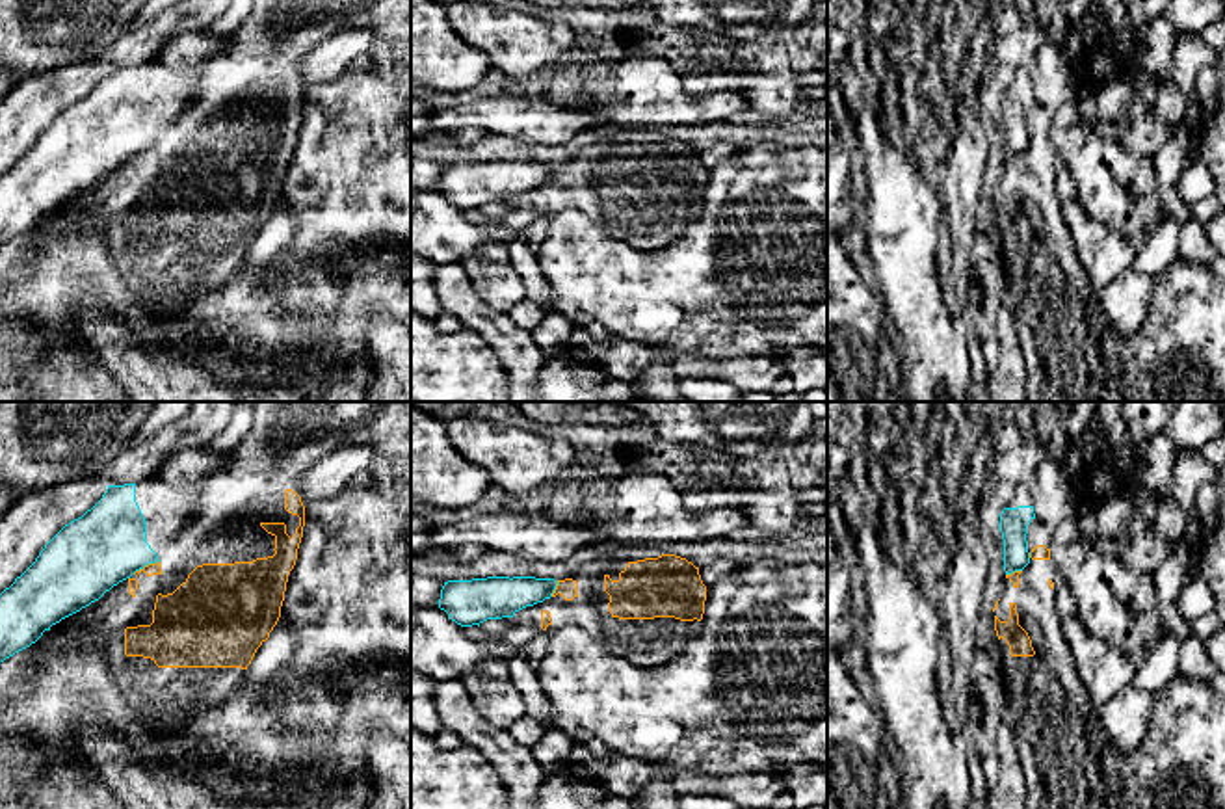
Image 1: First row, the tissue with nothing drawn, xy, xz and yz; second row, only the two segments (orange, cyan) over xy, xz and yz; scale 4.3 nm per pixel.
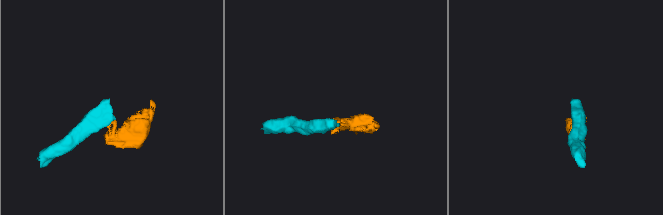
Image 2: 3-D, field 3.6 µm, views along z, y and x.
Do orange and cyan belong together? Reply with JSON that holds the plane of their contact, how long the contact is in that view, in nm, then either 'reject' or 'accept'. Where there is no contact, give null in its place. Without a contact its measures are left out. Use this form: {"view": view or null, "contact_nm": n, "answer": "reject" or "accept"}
{"view": "xy", "contact_nm": 130, "answer": "reject"}

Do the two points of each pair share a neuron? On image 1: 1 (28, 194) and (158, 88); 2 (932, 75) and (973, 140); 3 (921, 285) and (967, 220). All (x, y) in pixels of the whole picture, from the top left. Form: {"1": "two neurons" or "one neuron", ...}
{"1": "one neuron", "2": "two neurons", "3": "two neurons"}

